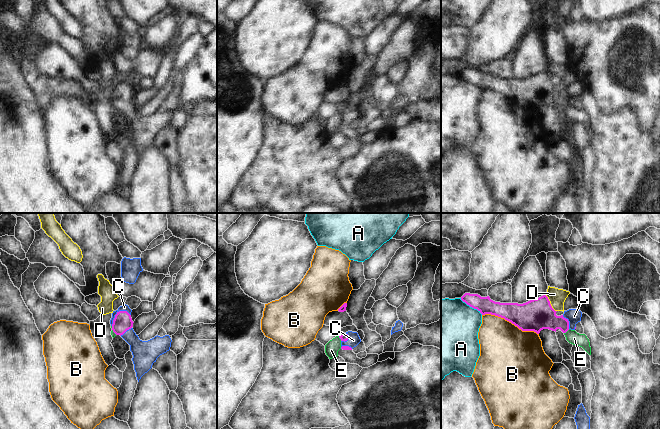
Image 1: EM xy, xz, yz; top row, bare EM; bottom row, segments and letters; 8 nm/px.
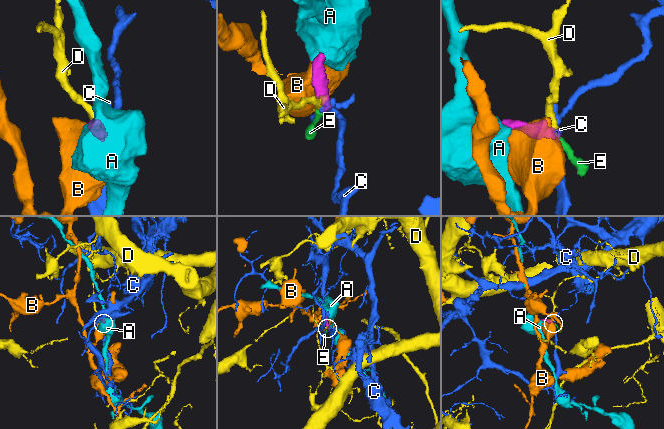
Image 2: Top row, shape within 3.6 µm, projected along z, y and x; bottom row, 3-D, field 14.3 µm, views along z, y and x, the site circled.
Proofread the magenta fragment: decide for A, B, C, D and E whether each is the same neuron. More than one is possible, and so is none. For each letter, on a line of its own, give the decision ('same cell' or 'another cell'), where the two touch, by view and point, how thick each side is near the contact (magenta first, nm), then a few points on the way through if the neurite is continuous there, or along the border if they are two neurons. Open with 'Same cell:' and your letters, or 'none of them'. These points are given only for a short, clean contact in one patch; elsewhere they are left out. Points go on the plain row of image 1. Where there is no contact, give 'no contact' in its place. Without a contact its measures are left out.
Same cell: C
A: another cell; meets magenta in yz at (471, 82); 140 nm thick on the magenta side, 460 nm on the other; border along yz (460, 74), (482, 90)
B: another cell; meets magenta in yz at (510, 97); 260 nm thick on the magenta side, 420 nm on the other
C: same cell; meets magenta in xy at (117, 89); 150 nm thick on the magenta side, 50 nm on the other; runs through xy (122, 98), (117, 89), (124, 83)
D: another cell; meets magenta in yz at (549, 79); 260 nm thick on the magenta side, 140 nm on the other; border along yz (545, 71), (550, 81), (556, 87)
E: another cell; meets magenta in yz at (566, 107); 220 nm thick on the magenta side, 100 nm on the other; border along yz (569, 105), (564, 109)

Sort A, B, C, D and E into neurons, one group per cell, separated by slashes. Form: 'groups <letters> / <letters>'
groups A / B / C / D E

